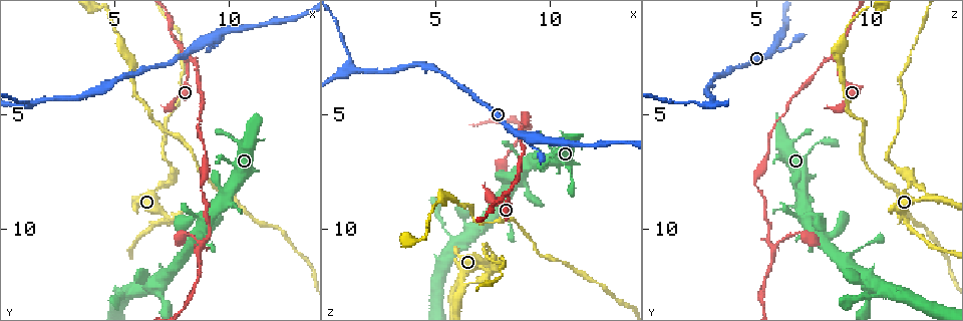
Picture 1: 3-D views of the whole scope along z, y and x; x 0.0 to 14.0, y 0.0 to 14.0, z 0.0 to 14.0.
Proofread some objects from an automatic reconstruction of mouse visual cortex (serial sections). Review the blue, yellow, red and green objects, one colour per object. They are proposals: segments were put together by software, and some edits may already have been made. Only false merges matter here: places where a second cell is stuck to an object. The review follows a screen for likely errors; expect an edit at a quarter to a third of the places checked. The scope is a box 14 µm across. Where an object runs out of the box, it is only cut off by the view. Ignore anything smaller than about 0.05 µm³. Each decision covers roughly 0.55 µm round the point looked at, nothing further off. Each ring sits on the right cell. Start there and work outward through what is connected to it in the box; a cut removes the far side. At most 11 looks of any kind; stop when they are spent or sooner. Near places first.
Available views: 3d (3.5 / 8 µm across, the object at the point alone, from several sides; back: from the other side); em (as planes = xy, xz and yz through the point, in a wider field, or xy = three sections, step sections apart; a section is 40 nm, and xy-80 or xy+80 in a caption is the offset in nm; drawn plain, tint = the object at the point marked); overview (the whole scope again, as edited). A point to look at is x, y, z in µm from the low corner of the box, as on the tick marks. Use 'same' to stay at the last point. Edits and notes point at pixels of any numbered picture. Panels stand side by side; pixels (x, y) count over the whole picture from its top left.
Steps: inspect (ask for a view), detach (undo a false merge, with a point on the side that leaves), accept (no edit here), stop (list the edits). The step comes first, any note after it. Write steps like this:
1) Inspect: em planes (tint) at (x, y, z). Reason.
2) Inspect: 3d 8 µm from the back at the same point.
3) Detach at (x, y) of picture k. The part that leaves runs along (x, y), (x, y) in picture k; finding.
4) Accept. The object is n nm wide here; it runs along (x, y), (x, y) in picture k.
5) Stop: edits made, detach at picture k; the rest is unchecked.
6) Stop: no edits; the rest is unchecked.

Inspect: 3d 3.5 µm at (7.3, 8.0, 11.8). Narrows sharply.

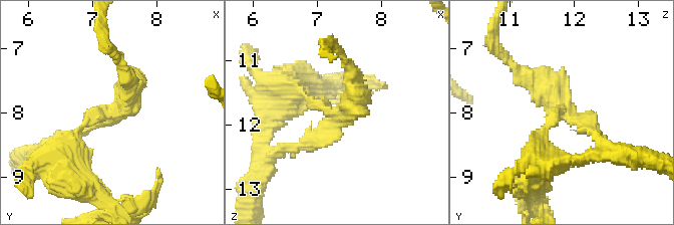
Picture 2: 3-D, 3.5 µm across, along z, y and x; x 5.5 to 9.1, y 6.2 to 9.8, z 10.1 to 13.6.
Inspect: em xy step 5 (tint) at (7.20, 8.00, 11.75). Shape alone is not enough.

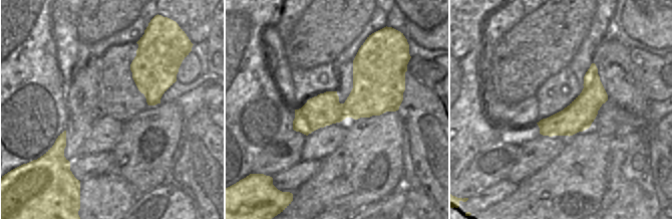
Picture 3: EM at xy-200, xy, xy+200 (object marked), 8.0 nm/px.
Detach at (584, 131) of picture 2. The part that leaves runs along (563, 111), (500, 53) in picture 2; two cells meet here.

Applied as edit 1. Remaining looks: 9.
Inspect: 3d 3.5 µm at (8.0, 2.6, 8.4). Arms part here.

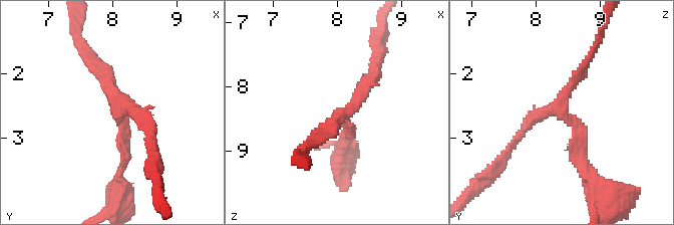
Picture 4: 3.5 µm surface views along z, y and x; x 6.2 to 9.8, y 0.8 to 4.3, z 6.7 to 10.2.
Inspect: em xy step 1 (plain) at (8.10, 2.55, 8.40). 3 arms meet here; the arms are 150, 200, 200 nm wide; need the tissue.

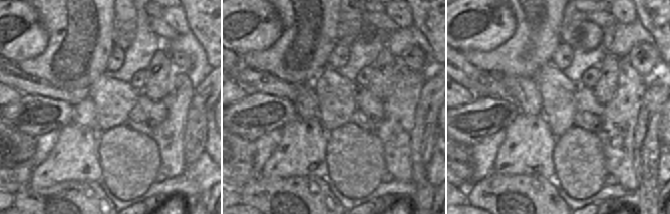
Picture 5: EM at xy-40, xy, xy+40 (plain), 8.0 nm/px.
Inspect: em xy step 1 (tint) at the same point.

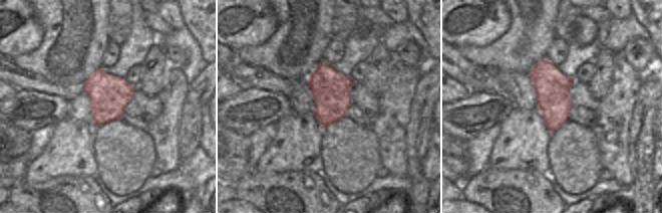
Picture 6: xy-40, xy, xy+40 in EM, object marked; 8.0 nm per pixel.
Accept. It runs along (345, 134), (345, 114), (376, 67) in picture 4; continuous, no second cell.

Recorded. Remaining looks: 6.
Inspect: 3d 3.5 µm from the back at (8.9, 1.9, 5.9).

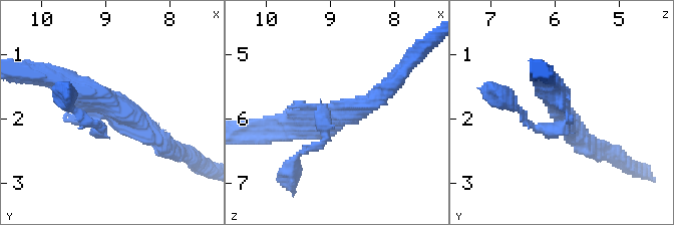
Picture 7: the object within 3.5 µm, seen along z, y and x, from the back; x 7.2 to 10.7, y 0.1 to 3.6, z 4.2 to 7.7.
Inspect: em xy step 2 (tint) at (8.90, 1.80, 5.95). 3 arms meet here; the arms are 100, 250, 400 nm wide; need the tissue.

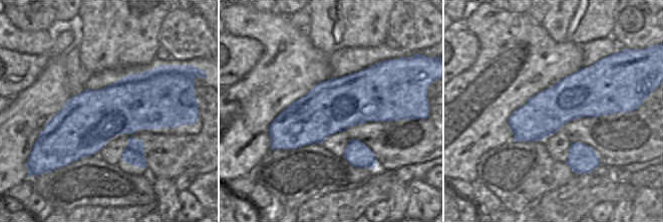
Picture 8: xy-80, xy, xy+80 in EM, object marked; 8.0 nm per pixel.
Detach at (99, 127) of picture 7. The part that leaves runs along (564, 121), (533, 128), (494, 90) in picture 7; two cells meet here.

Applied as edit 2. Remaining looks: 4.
Inspect: 3d 3.5 µm at (1.4, 4.5, 3.0). Abrupt turn.

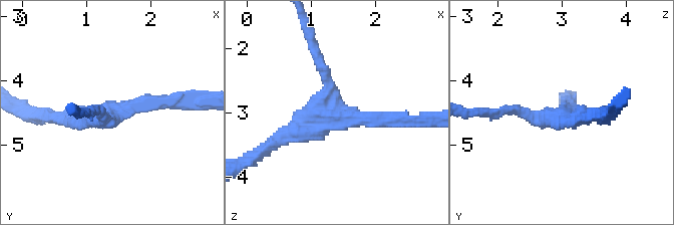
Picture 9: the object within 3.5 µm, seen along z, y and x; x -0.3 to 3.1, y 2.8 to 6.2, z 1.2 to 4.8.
Inspect: em xy step 5 (tint) at (1.40, 4.50, 3.05). 3 arms meet here; the arms are 150, 250, 250 nm wide; shape alone is not enough.

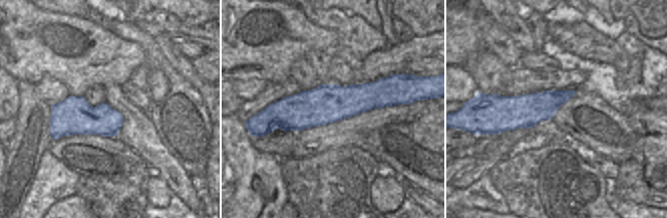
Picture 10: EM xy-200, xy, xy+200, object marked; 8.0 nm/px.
Accept. The object is 320 nm wide here; it runs along (399, 98), (354, 98), (267, 115) in picture 10; continuous, no second cell.

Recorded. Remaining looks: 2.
Inspect: 3d 3.5 µm at (8.7, 10.8, 5.7). Abrupt turn.

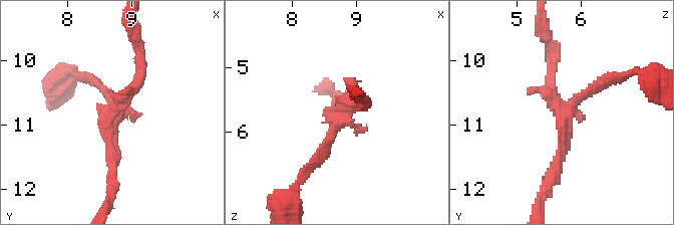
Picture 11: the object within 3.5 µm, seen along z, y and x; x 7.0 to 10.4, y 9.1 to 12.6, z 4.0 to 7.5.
Inspect: em planes (tint) at (8.70, 10.85, 5.70). 3 arms meet here; the arms are 150, 150, 150 nm wide.

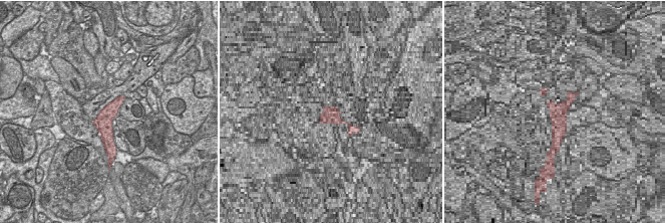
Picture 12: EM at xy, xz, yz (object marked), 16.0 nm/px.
Accept. It runs along (365, 104), (340, 106), (316, 161) in picture 11; all the same cell.

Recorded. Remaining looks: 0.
Stop: edits made, detach at picture 2, detach at picture 7; the rest is unchecked.

